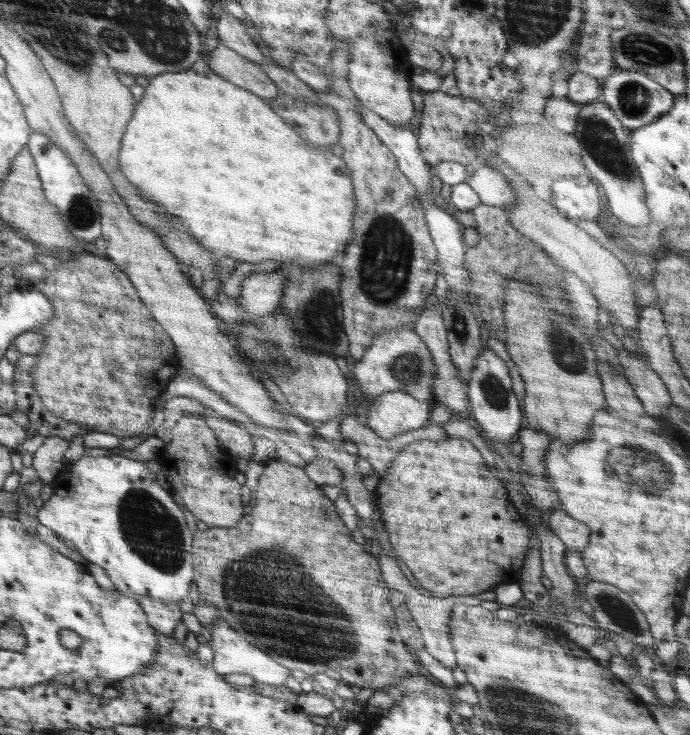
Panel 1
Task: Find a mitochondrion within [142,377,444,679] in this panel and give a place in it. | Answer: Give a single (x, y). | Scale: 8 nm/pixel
(256, 596)

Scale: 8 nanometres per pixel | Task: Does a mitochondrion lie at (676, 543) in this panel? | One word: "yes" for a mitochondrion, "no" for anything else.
no

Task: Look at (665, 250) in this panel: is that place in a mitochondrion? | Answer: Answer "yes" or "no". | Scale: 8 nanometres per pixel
no

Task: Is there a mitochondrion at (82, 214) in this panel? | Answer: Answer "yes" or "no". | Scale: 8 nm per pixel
yes

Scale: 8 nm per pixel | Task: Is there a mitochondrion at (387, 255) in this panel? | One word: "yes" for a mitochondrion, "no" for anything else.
yes

